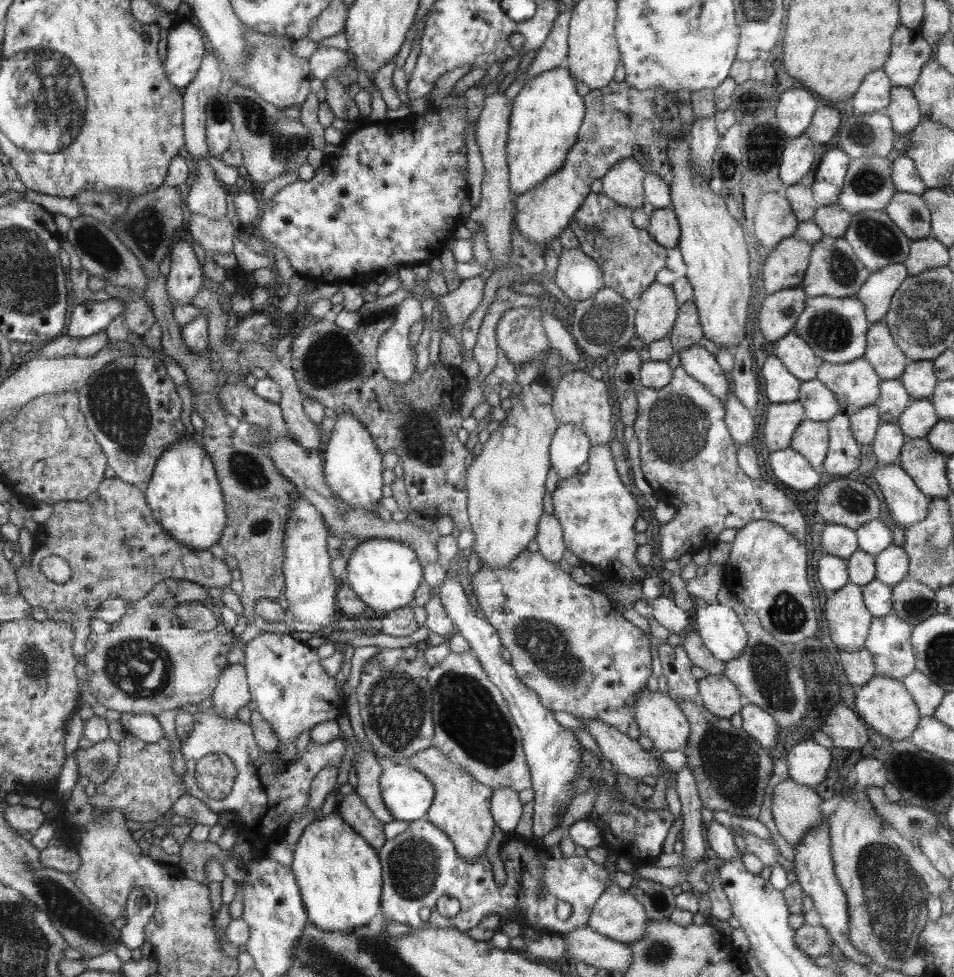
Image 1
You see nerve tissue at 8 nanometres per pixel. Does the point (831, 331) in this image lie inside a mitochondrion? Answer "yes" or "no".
yes

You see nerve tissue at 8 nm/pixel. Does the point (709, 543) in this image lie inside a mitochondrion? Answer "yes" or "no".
no

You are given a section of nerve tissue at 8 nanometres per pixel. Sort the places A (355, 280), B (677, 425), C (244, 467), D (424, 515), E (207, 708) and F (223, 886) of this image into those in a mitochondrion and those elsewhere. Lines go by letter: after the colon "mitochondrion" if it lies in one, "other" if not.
A: other
B: mitochondrion
C: mitochondrion
D: other
E: other
F: other

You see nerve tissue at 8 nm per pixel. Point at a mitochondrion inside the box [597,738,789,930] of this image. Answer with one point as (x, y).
(658, 900)

